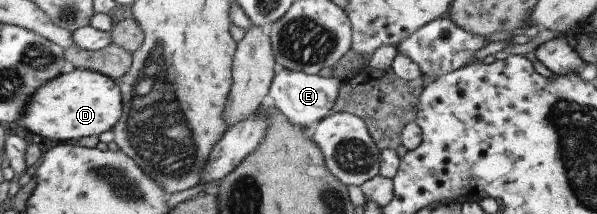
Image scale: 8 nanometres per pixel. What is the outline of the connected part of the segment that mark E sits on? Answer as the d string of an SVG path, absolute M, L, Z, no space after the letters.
M280 68L270 89L269 102L276 106L291 125L307 131L333 114L335 104L343 91L342 88L346 88L346 85L343 75L323 78L323 76L309 75L302 71Z

